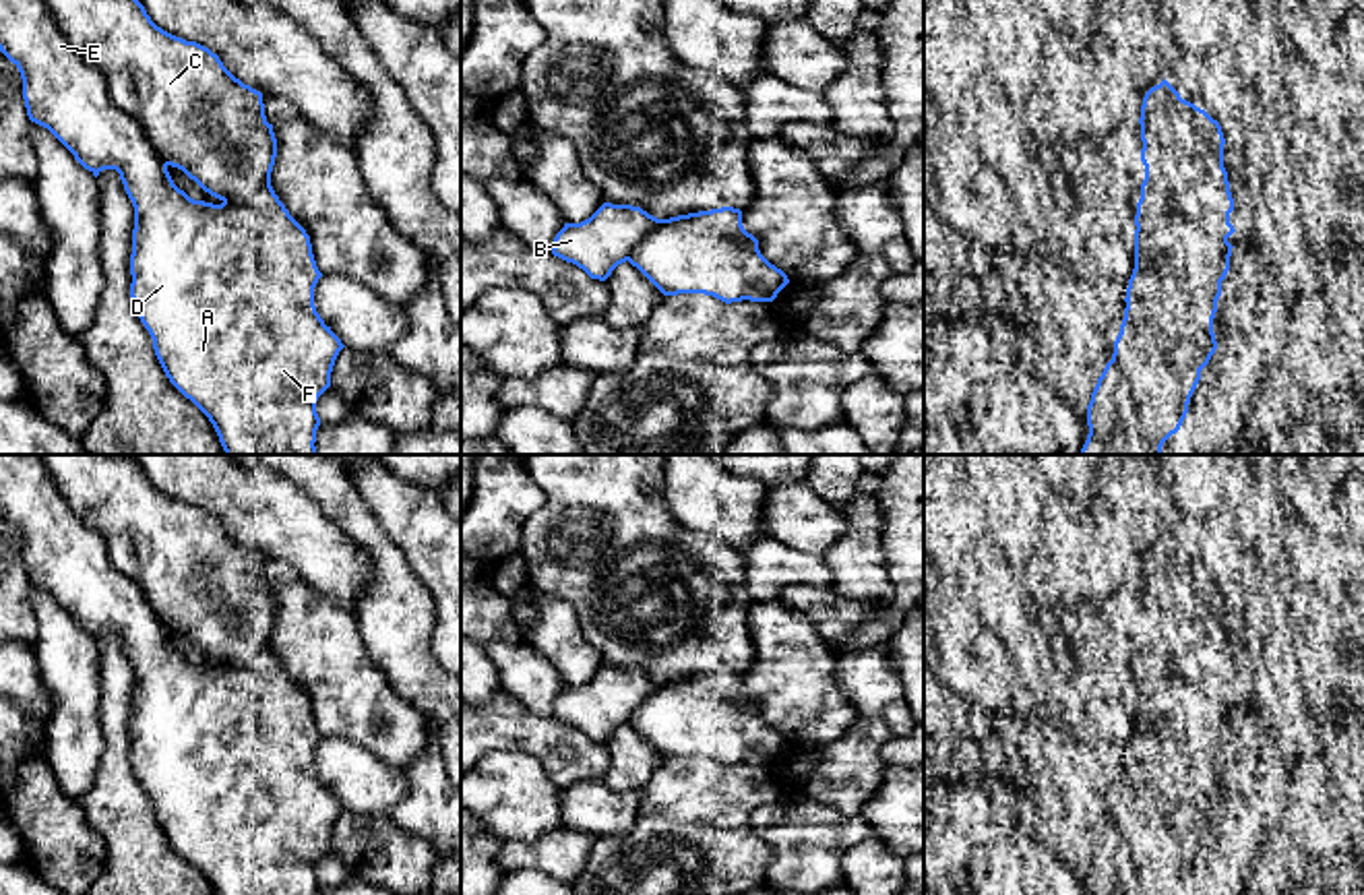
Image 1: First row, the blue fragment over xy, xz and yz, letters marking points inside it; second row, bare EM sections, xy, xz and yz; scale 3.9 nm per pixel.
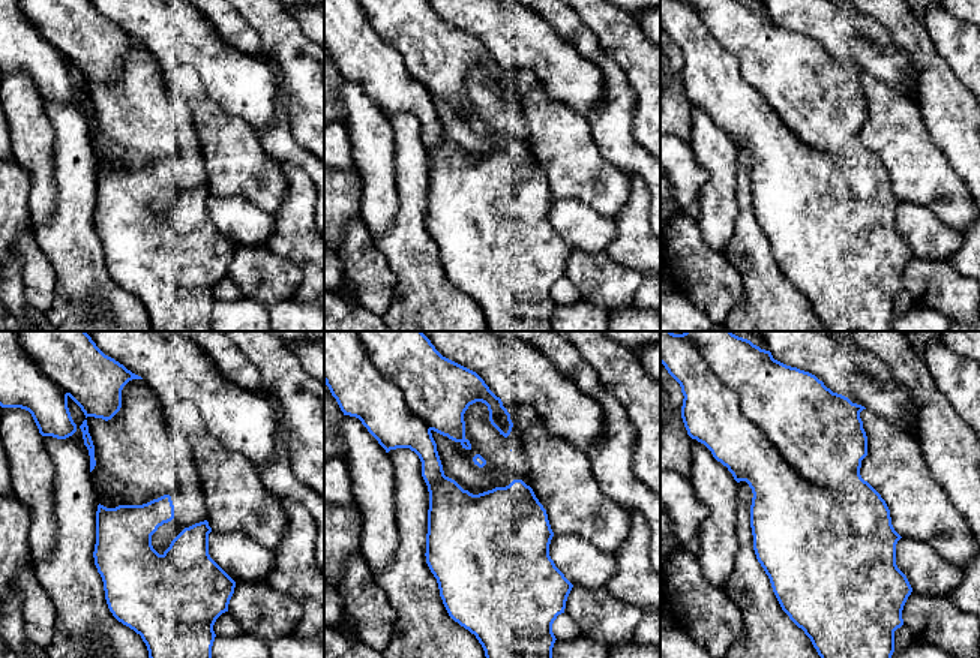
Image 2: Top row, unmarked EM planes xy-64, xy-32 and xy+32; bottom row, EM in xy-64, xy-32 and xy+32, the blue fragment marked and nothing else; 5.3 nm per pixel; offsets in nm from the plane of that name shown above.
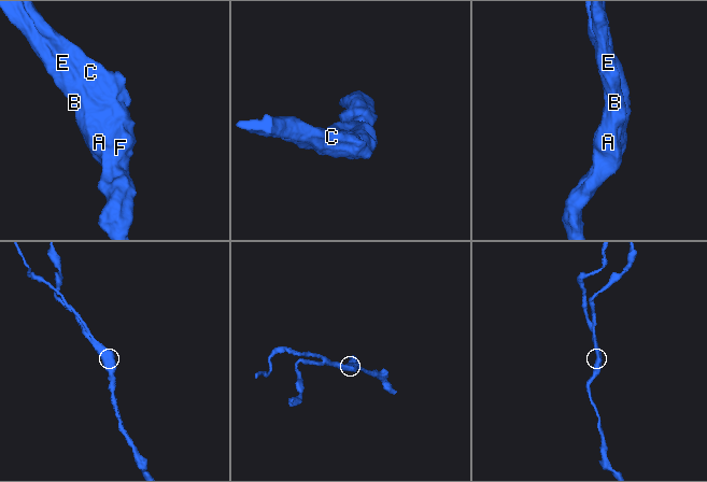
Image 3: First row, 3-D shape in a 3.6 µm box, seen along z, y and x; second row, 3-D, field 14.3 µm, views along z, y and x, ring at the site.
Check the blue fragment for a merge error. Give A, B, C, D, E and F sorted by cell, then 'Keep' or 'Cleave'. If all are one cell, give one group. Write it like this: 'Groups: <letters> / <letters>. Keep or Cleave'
Groups: A B D E F / C. Cleave

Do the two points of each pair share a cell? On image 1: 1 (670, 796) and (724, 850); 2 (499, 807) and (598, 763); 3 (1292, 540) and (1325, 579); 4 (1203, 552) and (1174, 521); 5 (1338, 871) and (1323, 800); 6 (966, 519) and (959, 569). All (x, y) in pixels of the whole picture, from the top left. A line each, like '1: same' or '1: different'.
1: different
2: different
3: same
4: same
5: same
6: same

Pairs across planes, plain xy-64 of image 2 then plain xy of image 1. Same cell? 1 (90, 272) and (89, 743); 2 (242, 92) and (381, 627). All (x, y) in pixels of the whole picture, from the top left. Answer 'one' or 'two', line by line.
1: two
2: two

